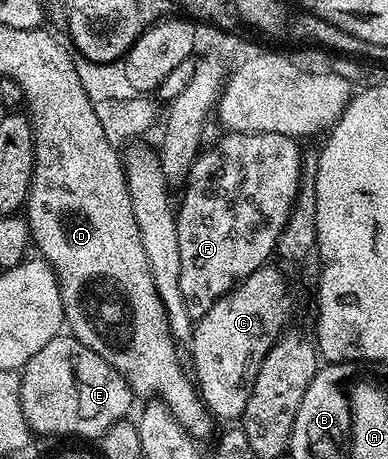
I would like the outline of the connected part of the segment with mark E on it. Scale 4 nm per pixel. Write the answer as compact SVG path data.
M60 334L36 350L32 358L20 370L20 406L24 410L24 418L28 422L31 433L42 436L87 436L97 441L117 422L131 415L130 407L136 403L136 397L130 384L116 369L96 350L84 346L78 339L69 334Z

